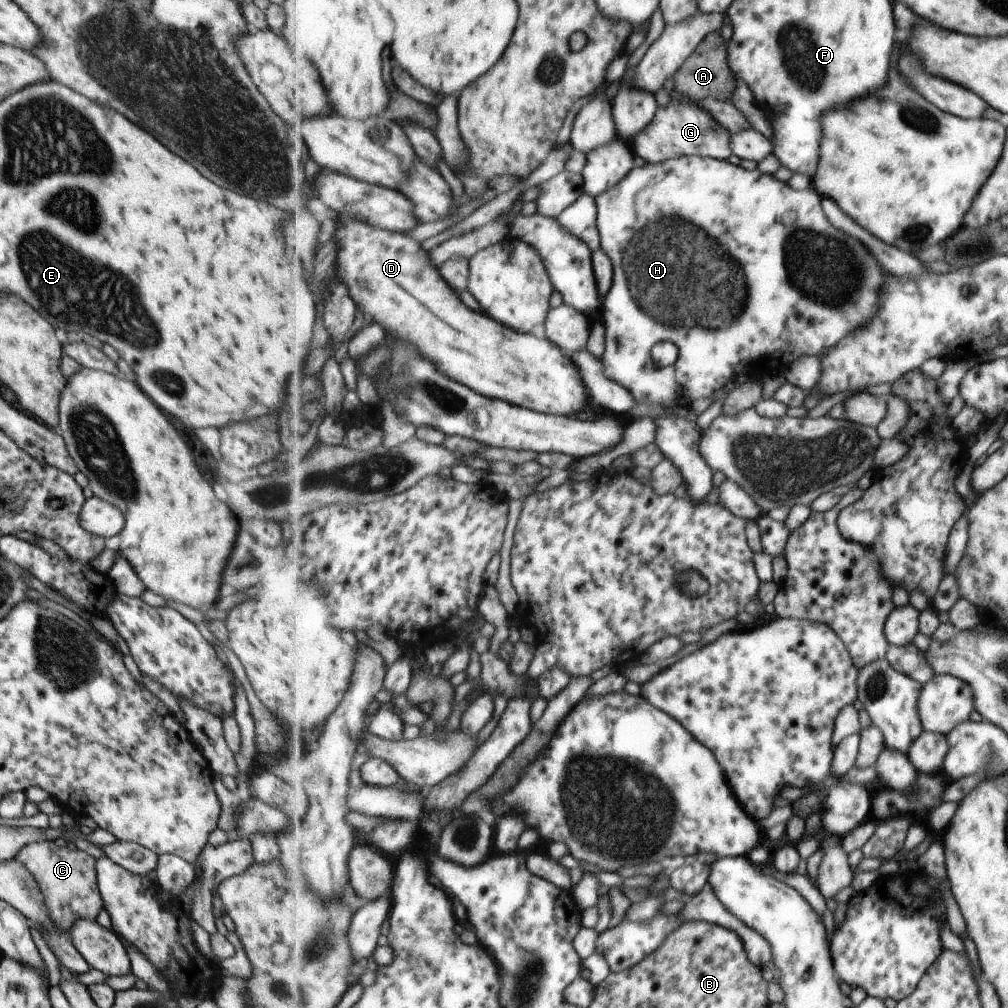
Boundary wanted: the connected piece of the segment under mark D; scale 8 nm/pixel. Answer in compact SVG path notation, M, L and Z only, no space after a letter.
M335 214L335 218L339 218L339 228L337 228L335 232L329 232L329 234L332 234L332 236L335 234L335 240L337 240L337 246L339 246L339 254L337 254L337 266L339 266L338 274L339 278L341 278L339 282L343 282L346 285L348 294L350 298L353 298L357 308L359 308L363 314L371 316L373 322L381 324L387 332L397 334L399 340L409 342L409 344L417 344L419 350L423 350L423 354L427 354L427 358L435 358L435 362L439 362L439 366L443 366L443 374L451 374L451 378L455 378L457 382L467 382L467 386L471 386L473 390L479 390L479 394L491 394L491 398L501 398L501 400L507 400L507 402L515 402L515 404L519 404L519 406L527 406L527 408L531 408L531 410L541 410L541 412L545 412L545 414L575 416L579 410L585 408L589 396L587 396L587 390L585 390L585 386L583 386L581 374L579 374L579 370L577 370L579 366L575 366L575 364L569 360L569 356L565 356L553 342L541 340L541 338L537 338L537 336L533 336L533 334L523 334L523 332L511 330L509 326L503 326L501 322L493 320L491 316L485 316L485 314L479 314L479 312L467 308L467 306L461 302L461 298L457 296L457 292L443 280L440 270L437 270L437 268L433 266L433 262L431 262L431 258L429 258L429 253L421 248L421 244L417 242L415 238L411 238L411 236L407 236L403 233L397 233L396 231L374 228L373 226L369 226L367 222L361 222L361 220L357 220L357 218L353 218L353 216L337 216L337 214Z

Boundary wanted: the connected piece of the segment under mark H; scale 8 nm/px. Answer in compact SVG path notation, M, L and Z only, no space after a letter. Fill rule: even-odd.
M697 156L678 157L658 164L645 163L641 168L634 168L618 186L608 192L603 192L595 200L598 212L597 226L599 226L601 236L601 249L614 263L613 287L604 299L601 310L606 329L604 360L607 374L605 376L609 376L617 384L625 386L633 394L633 398L639 400L639 403L665 402L665 404L669 404L669 402L673 402L680 409L688 407L695 400L711 397L714 392L721 390L729 380L735 380L741 374L760 380L763 374L775 375L783 372L791 362L797 361L799 357L821 358L825 354L829 354L831 350L837 349L847 338L851 338L851 334L865 330L871 324L871 318L875 318L879 314L879 306L883 306L882 294L887 286L887 273L884 271L882 263L877 258L873 258L871 252L867 252L867 248L859 240L847 236L845 232L837 230L837 227L829 222L826 212L823 212L823 208L821 208L821 198L823 197L813 187L807 188L807 190L795 190L772 174L761 174L757 169L744 170L741 166L727 162L726 159L717 160L717 158ZM666 341L673 342L679 348L679 358L673 366L656 366L651 358L651 350L653 350L653 346Z

